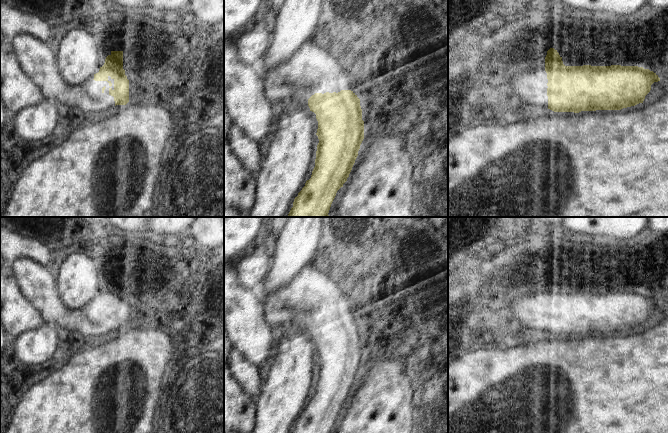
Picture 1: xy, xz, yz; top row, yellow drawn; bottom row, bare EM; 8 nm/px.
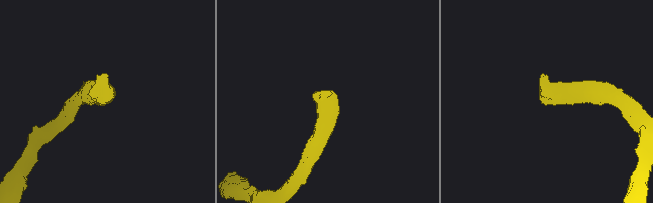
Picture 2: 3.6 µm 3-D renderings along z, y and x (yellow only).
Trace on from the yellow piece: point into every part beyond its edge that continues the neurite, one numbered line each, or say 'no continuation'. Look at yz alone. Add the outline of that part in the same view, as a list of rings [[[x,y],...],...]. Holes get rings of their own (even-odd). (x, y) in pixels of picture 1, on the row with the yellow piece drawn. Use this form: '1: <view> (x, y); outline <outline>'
1: yz (528, 85); outline [[[535,65],[517,67],[508,78],[510,94],[525,107],[548,109],[547,73]]]

